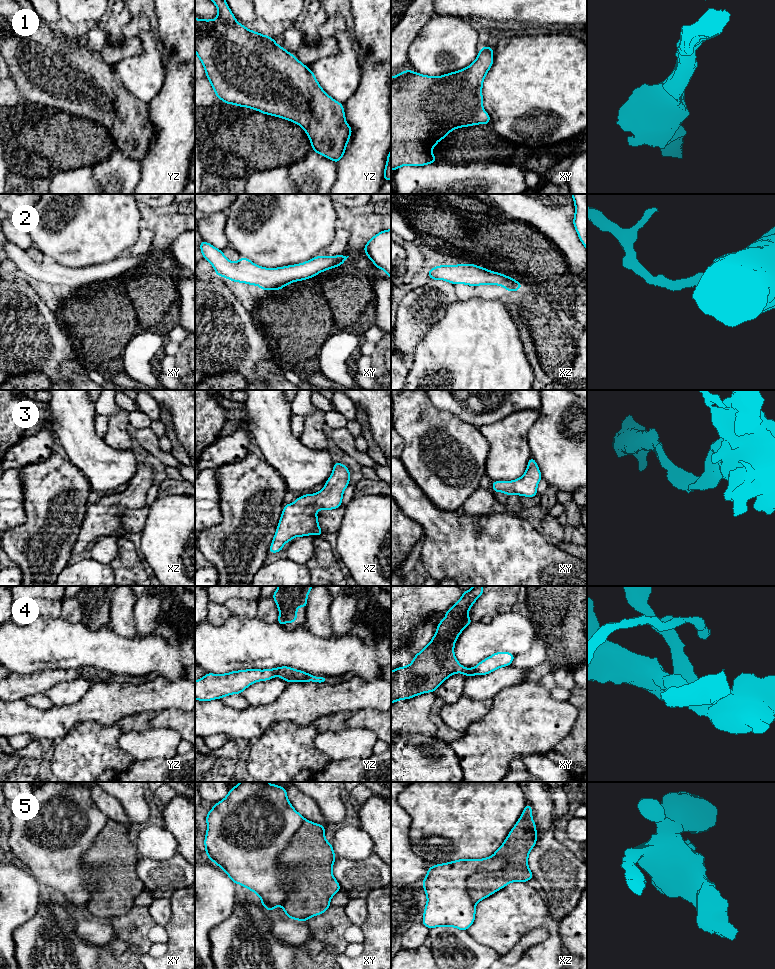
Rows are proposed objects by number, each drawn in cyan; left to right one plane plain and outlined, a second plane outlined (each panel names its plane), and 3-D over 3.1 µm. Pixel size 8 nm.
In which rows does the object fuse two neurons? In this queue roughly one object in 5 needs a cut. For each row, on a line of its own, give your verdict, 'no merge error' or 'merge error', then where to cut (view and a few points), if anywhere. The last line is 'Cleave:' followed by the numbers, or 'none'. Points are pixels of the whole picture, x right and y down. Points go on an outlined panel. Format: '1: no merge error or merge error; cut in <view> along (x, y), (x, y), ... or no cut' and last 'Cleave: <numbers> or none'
1: no merge error; no cut
2: no merge error; no cut
3: no merge error; no cut
4: merge error; cut in yz along (276, 668), (277, 675)
5: merge error; cut in xy along (305, 819), (278, 856), (294, 871), (282, 881), (280, 905)
Cleave: 4, 5

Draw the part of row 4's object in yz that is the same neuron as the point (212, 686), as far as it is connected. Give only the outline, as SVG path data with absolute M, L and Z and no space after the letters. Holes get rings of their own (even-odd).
M277 668L247 669L226 674L207 673L195 681L195 699L211 701L231 694L240 694L255 682L270 680L277 676Z

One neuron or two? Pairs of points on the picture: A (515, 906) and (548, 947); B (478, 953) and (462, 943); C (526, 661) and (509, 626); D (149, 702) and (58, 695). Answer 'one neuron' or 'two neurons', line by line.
A: one neuron
B: one neuron
C: two neurons
D: two neurons

